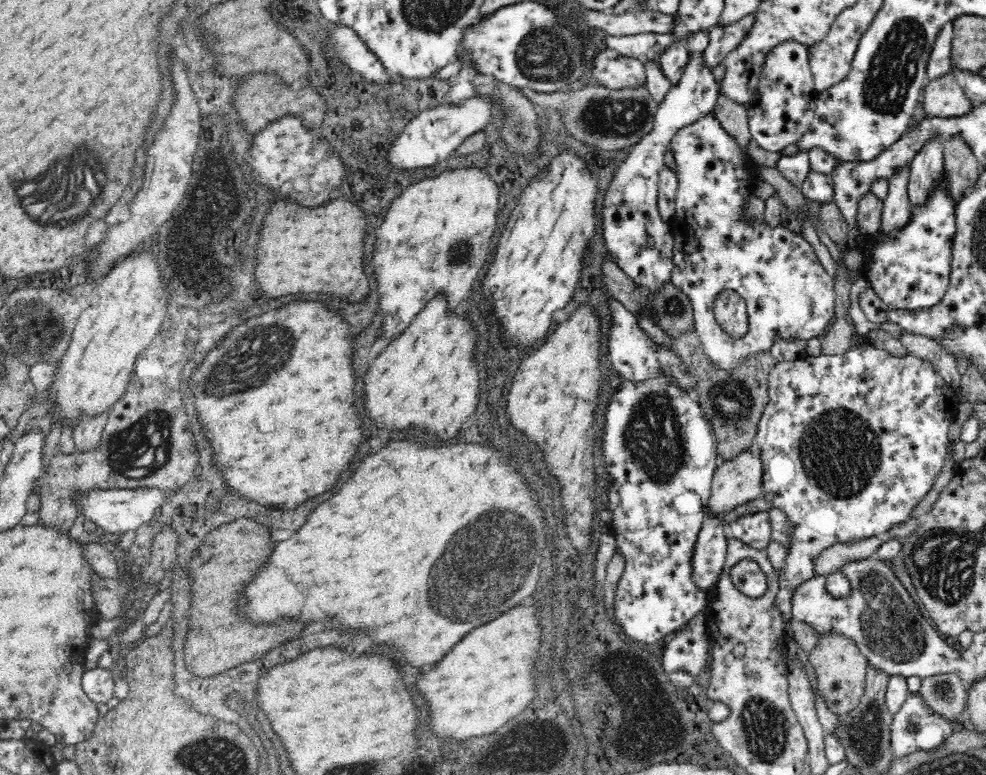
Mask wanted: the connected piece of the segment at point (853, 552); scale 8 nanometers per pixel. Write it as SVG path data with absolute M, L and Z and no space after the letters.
M870 536L859 541L854 540L847 543L836 542L836 544L822 550L812 561L814 575L830 576L832 571L840 568L846 562L863 560L870 556L876 558L876 560L888 562L889 558L880 558L880 554L876 552L882 543L883 537L877 536Z

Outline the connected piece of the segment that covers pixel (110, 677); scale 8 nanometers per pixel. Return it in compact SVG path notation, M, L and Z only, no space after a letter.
M96 667L83 674L81 680L83 689L94 700L94 703L112 703L114 701L116 672L114 667Z

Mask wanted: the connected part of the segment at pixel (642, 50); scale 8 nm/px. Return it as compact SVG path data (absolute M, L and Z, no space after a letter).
M653 33L628 36L610 35L606 36L605 41L608 49L644 62L664 51L664 46L668 44L668 35Z

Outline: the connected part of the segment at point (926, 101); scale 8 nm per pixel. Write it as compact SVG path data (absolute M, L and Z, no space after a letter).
M953 71L929 78L921 93L919 106L925 116L944 117L964 114L970 100L959 85Z

